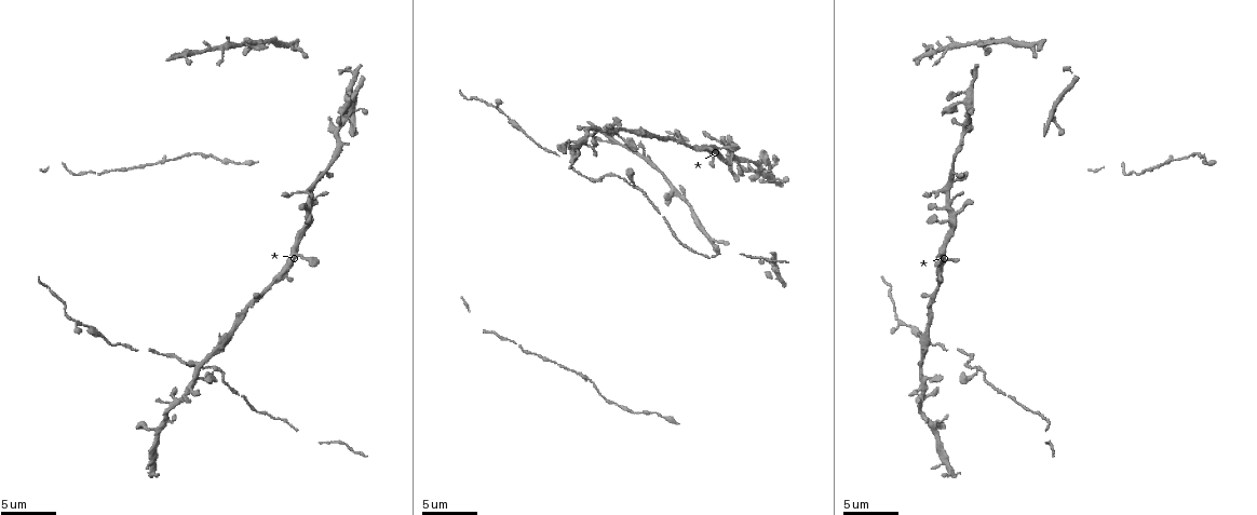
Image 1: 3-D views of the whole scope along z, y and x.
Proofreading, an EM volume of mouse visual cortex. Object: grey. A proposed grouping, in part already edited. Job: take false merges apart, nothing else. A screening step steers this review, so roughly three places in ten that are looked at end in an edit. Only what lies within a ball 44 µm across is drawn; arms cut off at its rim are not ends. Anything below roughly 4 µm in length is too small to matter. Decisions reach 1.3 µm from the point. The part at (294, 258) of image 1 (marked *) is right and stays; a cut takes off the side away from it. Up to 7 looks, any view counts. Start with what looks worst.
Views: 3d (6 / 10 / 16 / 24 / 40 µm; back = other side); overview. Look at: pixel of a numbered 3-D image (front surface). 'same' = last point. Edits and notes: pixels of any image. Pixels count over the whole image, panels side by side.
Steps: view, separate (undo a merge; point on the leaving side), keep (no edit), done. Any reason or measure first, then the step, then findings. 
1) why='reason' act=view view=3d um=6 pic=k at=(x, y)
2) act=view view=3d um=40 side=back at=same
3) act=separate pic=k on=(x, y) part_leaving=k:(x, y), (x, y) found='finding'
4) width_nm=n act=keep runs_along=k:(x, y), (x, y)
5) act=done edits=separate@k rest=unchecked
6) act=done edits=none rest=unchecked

act=view view=3d um=16 pic=1 at=(1052, 115)

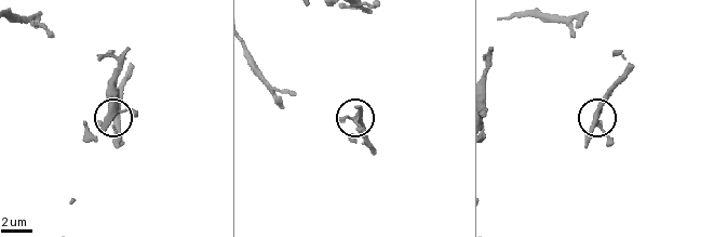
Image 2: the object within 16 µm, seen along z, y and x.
width_nm=310 act=keep found='continuous, no second neuron'

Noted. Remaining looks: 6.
why='thin arm on a thick one' act=view view=3d um=6 pic=1 at=(212, 368)

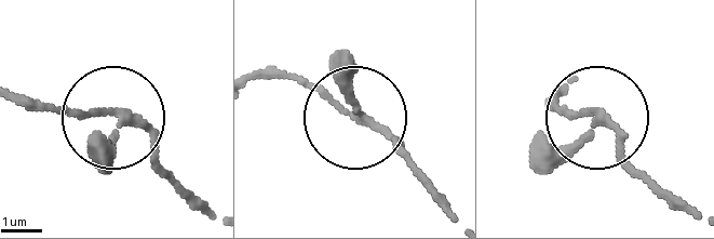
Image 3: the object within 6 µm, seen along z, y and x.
act=keep found='continuous, no second neuron'

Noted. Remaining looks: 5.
why='a fork' act=view view=3d um=10 pic=1 at=(197, 377)

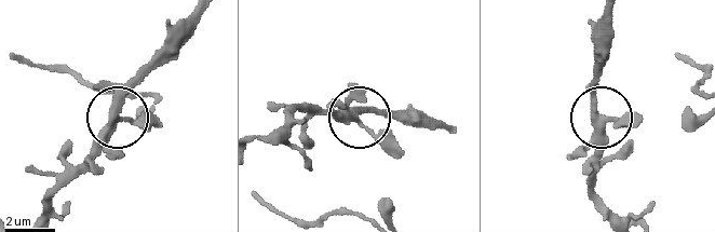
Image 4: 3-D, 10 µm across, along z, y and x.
arms=3 act=keep found='all the same neuron'

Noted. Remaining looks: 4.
why='two arms in line, one across' act=view view=3d um=10 pic=1 at=(329, 165)

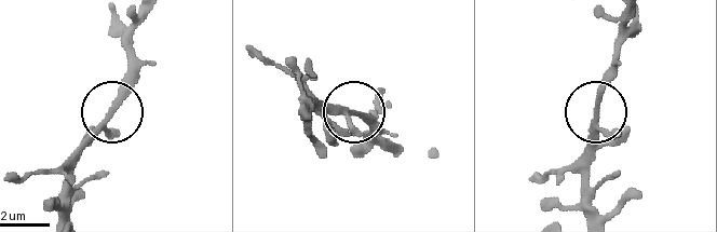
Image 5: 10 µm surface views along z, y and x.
arms=3 act=keep found='one neuron here'

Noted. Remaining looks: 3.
act=done edits=none rest=unchecked

